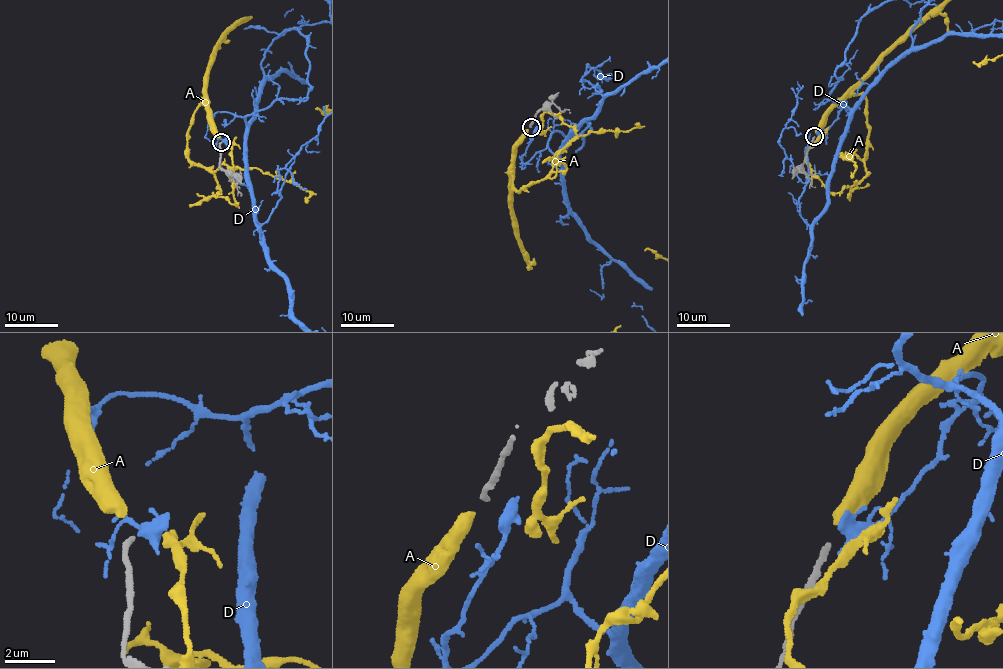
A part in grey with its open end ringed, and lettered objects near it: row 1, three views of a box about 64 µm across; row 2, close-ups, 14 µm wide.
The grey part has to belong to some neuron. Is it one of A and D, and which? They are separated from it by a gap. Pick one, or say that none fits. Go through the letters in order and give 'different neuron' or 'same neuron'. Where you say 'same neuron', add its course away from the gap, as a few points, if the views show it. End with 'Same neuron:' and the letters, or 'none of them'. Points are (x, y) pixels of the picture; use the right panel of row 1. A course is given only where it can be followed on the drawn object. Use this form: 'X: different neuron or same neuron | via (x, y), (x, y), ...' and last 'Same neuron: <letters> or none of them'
A: different neuron
D: different neuron
Same neuron: none of them

